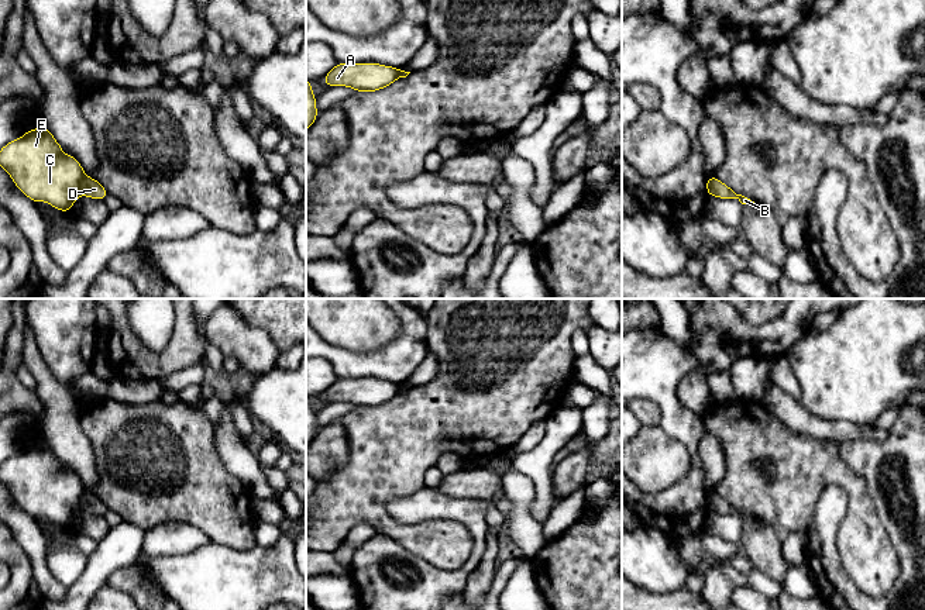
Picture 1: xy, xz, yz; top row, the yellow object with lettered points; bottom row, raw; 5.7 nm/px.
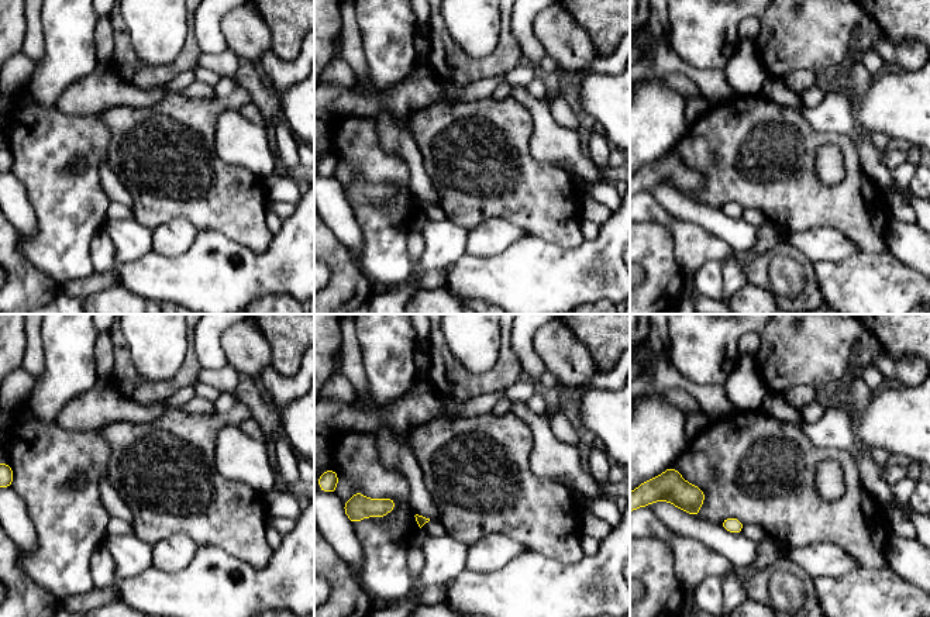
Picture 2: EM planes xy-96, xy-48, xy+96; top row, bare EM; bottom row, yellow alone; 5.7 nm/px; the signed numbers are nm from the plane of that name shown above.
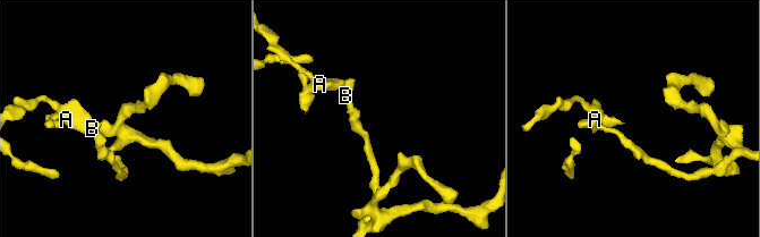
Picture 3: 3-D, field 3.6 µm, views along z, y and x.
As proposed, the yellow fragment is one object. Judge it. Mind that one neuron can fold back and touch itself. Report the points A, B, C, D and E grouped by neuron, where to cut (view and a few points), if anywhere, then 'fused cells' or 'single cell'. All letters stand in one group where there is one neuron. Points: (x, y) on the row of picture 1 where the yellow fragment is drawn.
A C E / B D; cut in xy along (85, 176), (81, 193); fused cells

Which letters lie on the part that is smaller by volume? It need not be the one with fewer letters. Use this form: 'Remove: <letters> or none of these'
Remove: B, D

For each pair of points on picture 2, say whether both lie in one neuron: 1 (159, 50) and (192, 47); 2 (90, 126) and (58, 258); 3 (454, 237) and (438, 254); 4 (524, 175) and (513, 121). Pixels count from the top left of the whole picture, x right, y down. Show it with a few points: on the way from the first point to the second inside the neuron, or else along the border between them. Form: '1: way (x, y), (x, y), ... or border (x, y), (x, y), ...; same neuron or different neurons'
1: border (188, 35), (181, 52), (172, 61), (152, 66); different neurons
2: way (62, 158), (61, 226); same neuron
3: way (450, 241), (441, 250); same neuron
4: way (516, 162), (513, 134); same neuron

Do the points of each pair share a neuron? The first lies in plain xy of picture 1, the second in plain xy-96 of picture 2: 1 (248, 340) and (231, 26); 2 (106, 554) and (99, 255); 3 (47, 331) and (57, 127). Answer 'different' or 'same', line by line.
1: same
2: different
3: same

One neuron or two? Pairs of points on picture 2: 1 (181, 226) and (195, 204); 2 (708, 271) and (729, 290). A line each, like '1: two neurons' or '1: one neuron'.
1: two neurons
2: two neurons

